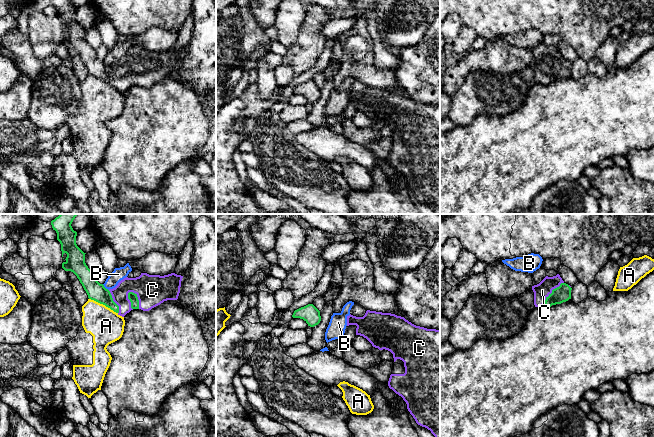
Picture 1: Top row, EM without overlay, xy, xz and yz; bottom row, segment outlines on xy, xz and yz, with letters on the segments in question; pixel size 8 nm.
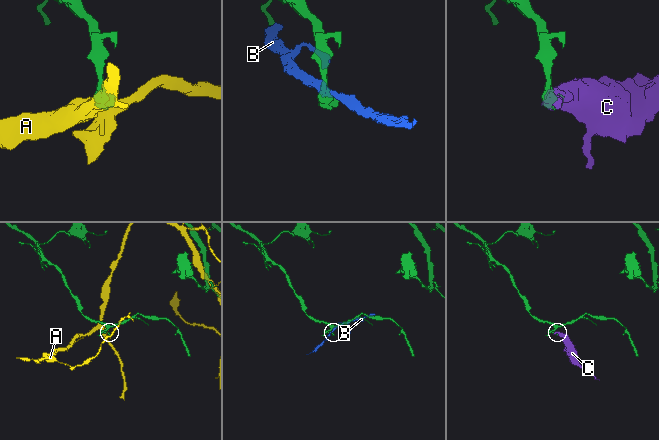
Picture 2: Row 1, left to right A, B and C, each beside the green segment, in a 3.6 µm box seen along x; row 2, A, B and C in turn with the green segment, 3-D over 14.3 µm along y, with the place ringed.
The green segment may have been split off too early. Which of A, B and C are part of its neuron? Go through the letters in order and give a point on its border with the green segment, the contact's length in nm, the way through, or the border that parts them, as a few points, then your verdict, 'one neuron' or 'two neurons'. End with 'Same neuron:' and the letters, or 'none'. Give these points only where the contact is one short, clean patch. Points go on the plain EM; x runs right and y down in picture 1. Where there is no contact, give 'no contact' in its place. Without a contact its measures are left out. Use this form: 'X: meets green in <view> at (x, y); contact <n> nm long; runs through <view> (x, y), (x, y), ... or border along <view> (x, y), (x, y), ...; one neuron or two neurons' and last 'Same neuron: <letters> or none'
A: meets green in xy at (103, 80); contact 260 nm long; two neurons
B: meets green in xy at (104, 63); contact 80 nm long; two neurons
C: meets green in xy at (137, 74); contact 170 nm long; one neuron
Same neuron: C

